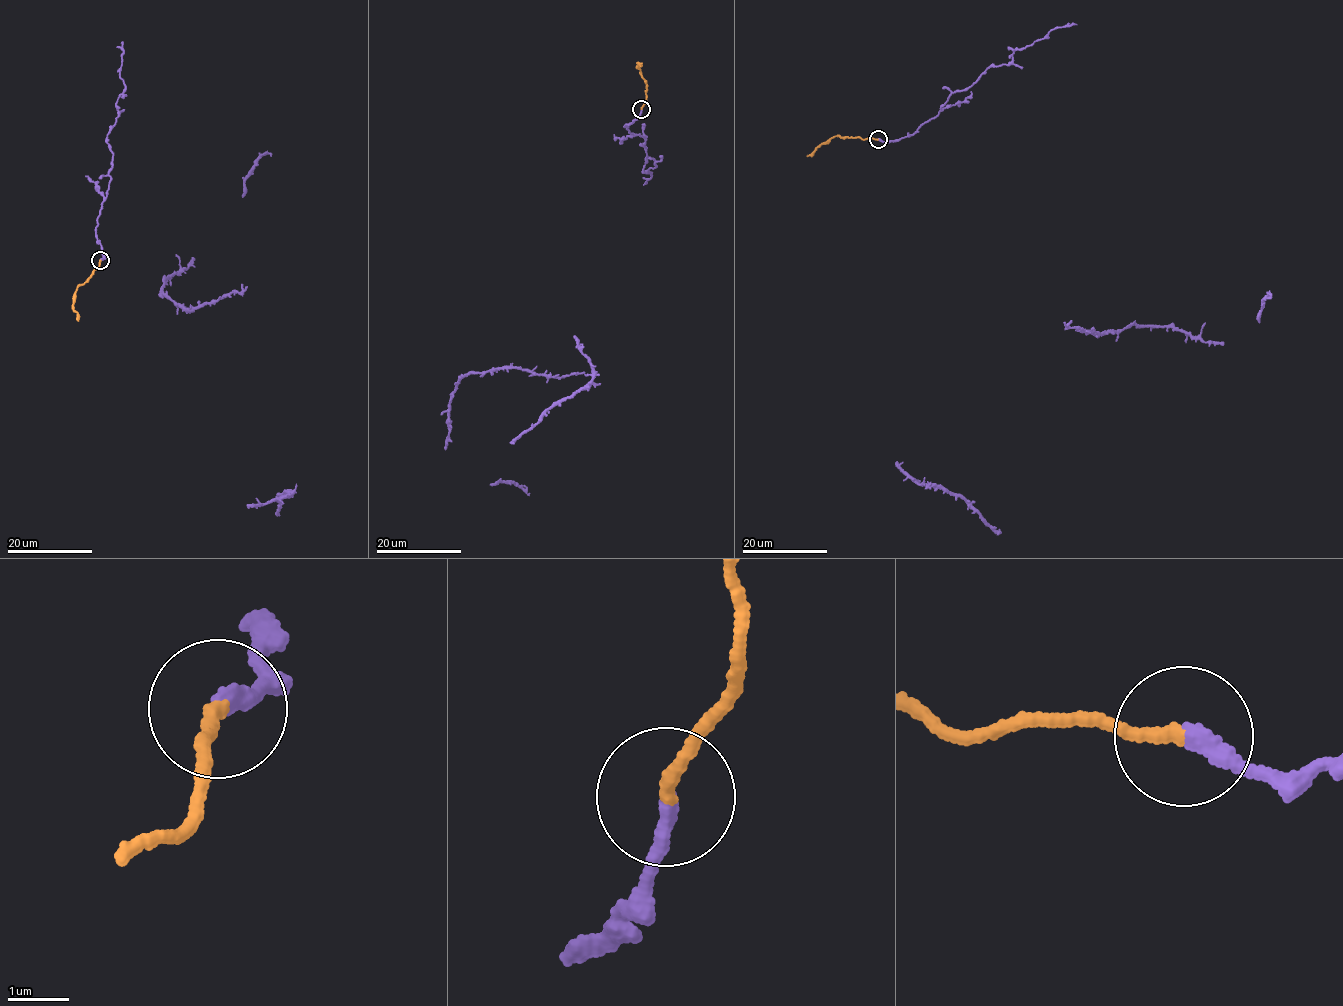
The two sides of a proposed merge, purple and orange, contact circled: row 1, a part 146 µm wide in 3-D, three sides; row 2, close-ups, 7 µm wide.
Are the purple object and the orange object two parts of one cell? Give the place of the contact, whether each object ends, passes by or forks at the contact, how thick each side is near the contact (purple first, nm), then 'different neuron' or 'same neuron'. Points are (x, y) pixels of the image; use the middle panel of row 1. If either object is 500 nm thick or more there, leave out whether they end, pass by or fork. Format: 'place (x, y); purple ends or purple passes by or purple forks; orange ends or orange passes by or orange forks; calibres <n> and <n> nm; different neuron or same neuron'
place (641, 109); purple ends; orange ends; calibres 260 and 200 nm; same neuron

